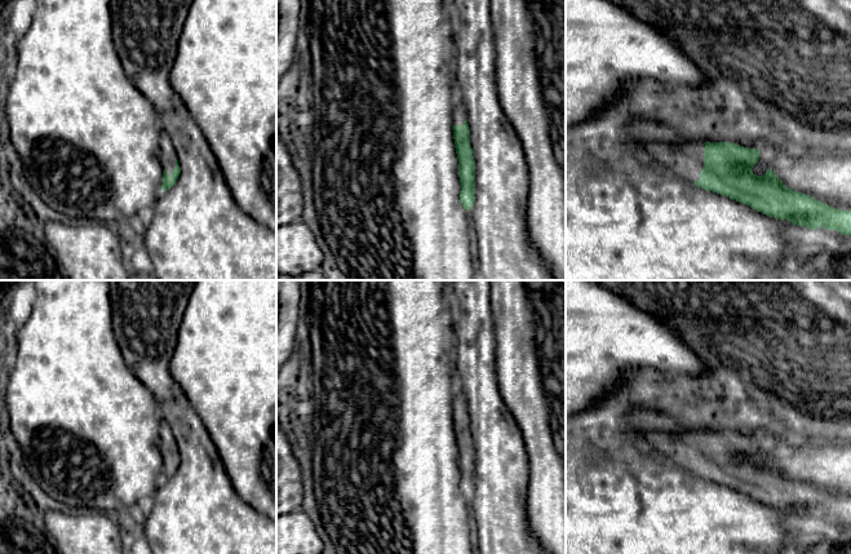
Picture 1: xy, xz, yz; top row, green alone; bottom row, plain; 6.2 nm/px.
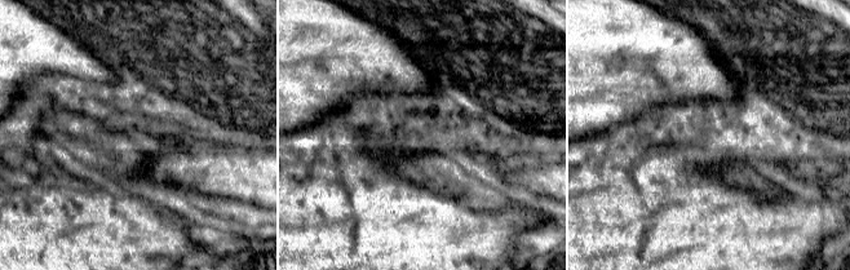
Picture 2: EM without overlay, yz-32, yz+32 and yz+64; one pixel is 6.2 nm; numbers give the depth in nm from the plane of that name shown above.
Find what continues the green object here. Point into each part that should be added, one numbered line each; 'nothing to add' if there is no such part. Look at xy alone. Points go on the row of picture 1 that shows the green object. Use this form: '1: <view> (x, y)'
1: xy (168, 156)

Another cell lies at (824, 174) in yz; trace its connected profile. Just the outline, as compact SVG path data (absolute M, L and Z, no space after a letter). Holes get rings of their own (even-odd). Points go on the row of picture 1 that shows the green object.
M775 147L770 151L759 149L759 160L752 172L757 176L764 176L768 169L772 169L790 190L851 204L851 152L842 151L834 155L817 150L790 151L788 147Z

